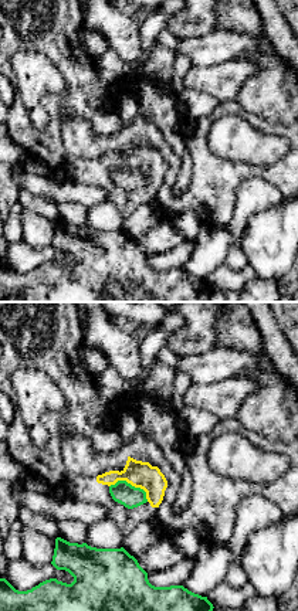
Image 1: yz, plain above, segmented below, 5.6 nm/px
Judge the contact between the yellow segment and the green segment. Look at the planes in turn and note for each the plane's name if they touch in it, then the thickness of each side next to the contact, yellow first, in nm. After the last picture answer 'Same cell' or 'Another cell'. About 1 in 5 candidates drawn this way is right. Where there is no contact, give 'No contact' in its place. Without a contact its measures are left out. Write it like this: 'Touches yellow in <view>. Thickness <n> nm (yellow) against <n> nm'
Touches yellow in yz. Thickness 150 nm (yellow) against 130 nm

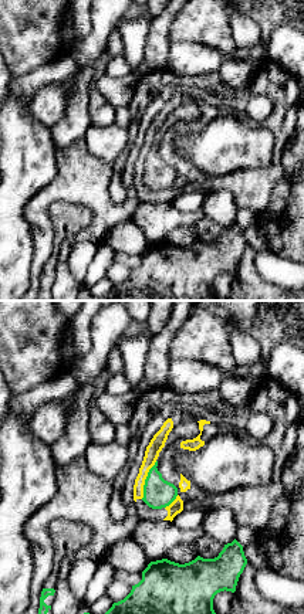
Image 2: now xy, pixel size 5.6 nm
Touches yellow in xy. Thickness 80 nm (yellow) against 170 nm

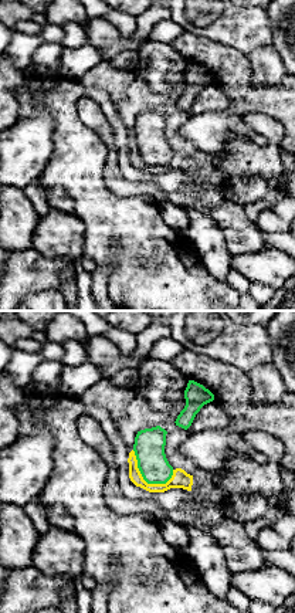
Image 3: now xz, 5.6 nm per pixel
Touches yellow in xz. Thickness 100 nm (yellow) against 180 nm

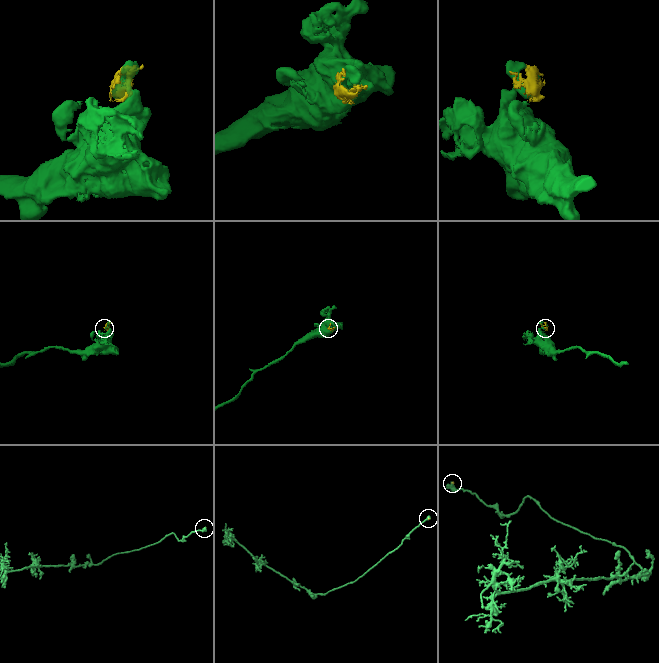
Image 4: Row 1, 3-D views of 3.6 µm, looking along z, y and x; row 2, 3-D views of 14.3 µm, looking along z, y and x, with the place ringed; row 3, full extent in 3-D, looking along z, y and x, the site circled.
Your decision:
Another cell

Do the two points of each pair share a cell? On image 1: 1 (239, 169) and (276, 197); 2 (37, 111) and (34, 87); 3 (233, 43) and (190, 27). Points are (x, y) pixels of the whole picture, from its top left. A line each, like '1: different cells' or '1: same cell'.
1: different cells
2: same cell
3: different cells

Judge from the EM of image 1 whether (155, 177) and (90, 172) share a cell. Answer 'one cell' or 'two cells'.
one cell

